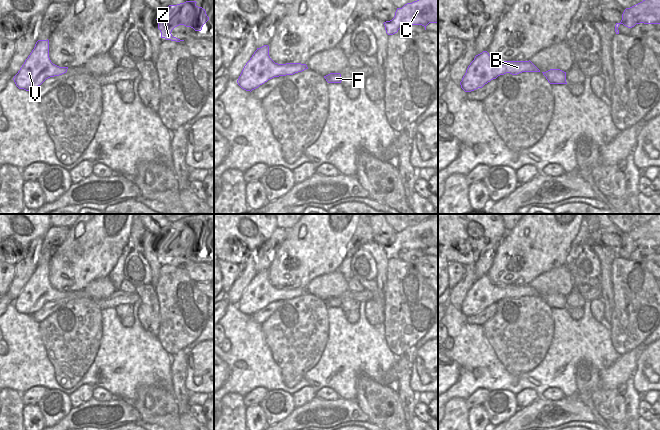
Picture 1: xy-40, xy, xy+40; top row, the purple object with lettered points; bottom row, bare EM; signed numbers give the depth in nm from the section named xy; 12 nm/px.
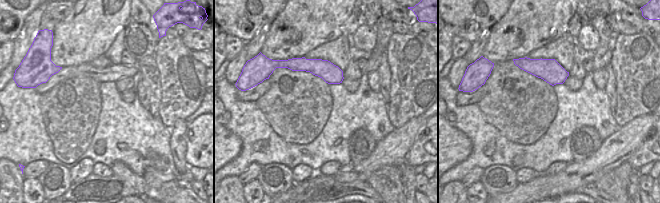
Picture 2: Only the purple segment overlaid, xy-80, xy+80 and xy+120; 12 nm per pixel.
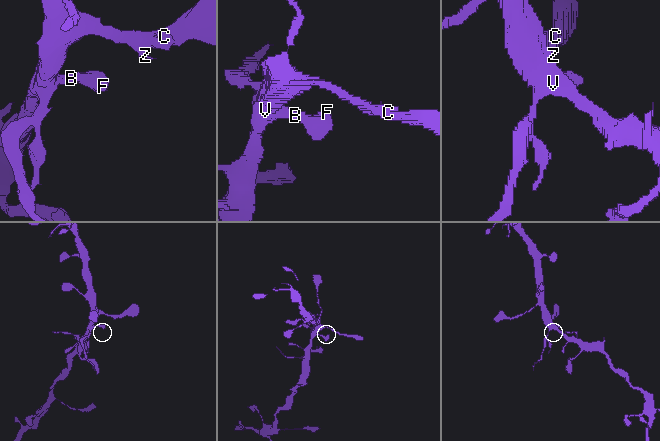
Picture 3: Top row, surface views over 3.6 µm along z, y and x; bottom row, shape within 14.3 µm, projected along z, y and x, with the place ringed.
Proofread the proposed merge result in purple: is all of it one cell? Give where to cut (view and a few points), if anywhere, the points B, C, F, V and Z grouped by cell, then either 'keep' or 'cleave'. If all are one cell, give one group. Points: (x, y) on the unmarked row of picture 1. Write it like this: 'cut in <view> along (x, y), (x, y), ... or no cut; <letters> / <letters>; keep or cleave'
no cut; B C F V Z; keep

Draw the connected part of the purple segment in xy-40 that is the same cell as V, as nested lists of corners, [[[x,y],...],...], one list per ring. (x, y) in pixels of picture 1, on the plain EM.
[[[38,264],[13,304],[19,313],[32,315],[46,303],[66,297],[67,293],[51,286],[49,264]]]

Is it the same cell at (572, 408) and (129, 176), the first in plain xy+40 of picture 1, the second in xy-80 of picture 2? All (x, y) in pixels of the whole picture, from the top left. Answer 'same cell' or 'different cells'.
different cells

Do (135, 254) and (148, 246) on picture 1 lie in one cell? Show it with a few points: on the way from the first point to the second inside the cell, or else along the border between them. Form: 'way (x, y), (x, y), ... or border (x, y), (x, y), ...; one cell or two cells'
border (135, 247), (144, 254), (152, 272); two cells

